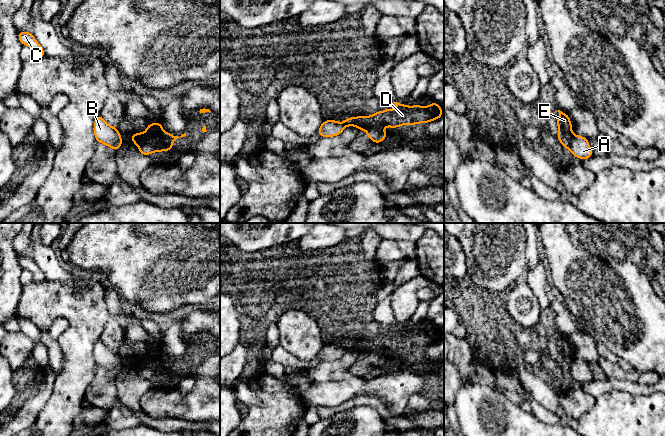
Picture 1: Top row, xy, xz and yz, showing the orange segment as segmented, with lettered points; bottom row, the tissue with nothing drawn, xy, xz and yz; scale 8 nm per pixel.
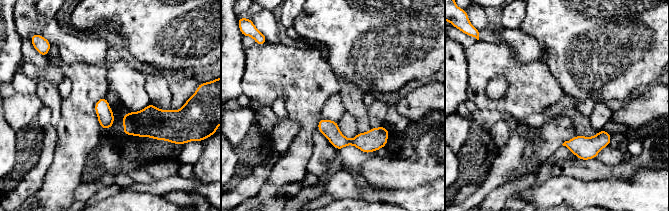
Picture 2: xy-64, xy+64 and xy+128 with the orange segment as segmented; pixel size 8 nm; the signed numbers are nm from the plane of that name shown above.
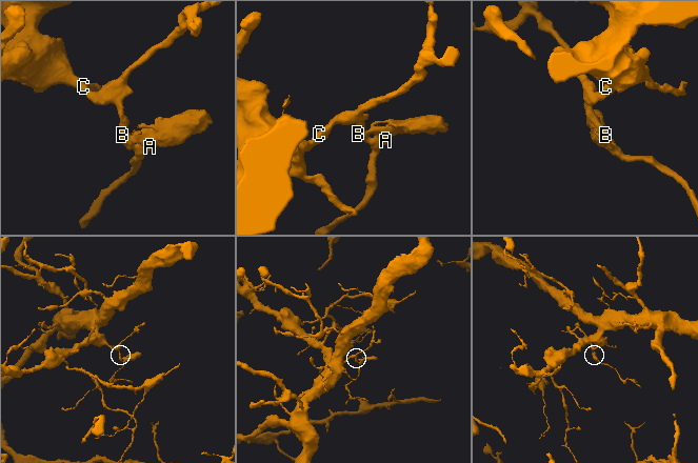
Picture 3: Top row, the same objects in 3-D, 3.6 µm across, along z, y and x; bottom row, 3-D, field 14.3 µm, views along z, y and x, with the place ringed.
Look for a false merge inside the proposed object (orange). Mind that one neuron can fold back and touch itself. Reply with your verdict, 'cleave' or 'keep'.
cleave

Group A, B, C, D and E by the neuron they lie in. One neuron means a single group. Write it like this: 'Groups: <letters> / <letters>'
Groups: A B C / D E

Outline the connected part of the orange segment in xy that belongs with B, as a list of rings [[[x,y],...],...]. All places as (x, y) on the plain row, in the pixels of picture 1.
[[[100,338],[94,345],[93,355],[97,366],[102,367],[115,375],[123,369],[118,352],[110,350]]]

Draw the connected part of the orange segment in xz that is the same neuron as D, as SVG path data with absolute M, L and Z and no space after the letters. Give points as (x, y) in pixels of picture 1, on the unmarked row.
M393 326L396 333L391 332L378 335L371 340L350 341L344 344L346 350L355 350L357 352L366 351L385 351L398 352L400 350L418 347L429 347L443 340L440 328L432 326L429 330L413 329L407 330L398 326Z

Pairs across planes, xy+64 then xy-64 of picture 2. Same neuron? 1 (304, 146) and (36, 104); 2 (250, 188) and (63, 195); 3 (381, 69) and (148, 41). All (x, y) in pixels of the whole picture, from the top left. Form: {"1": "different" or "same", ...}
{"1": "different", "2": "different", "3": "same"}

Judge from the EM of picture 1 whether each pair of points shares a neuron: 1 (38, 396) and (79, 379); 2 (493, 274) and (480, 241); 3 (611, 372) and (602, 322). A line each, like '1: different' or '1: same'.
1: different
2: same
3: different

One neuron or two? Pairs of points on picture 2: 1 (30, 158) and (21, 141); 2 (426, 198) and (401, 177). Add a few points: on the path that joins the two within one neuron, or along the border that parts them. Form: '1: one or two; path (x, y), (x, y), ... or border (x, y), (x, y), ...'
1: one; path (28, 154), (28, 148), (25, 145)
2: two; border (434, 180), (411, 188), (390, 188)

